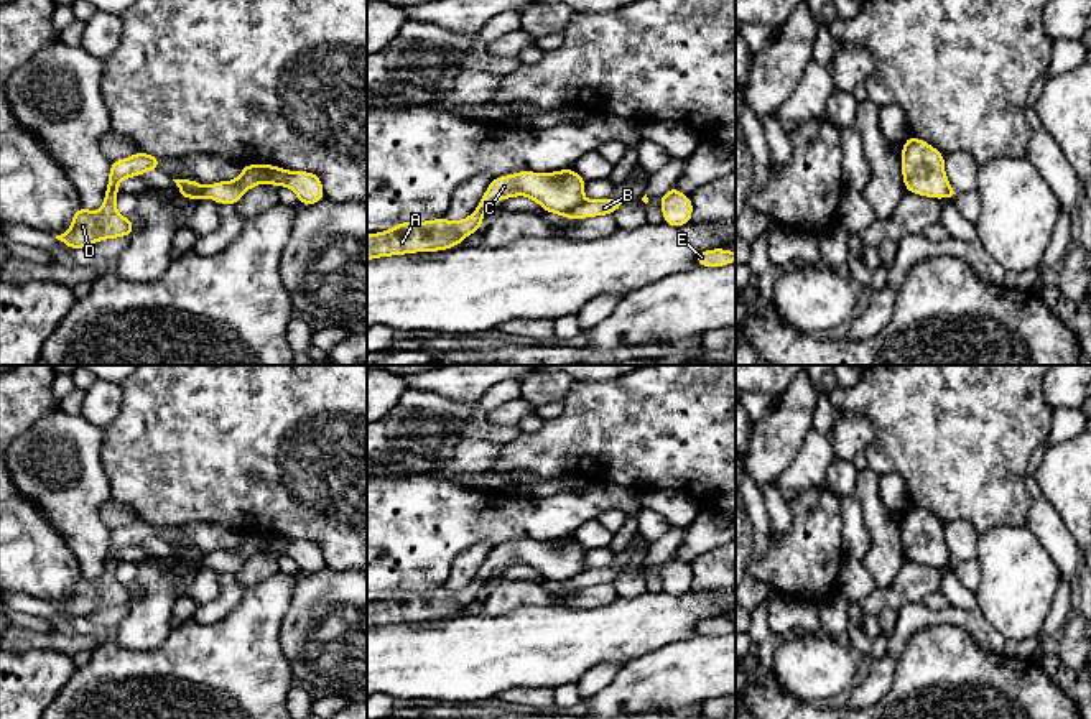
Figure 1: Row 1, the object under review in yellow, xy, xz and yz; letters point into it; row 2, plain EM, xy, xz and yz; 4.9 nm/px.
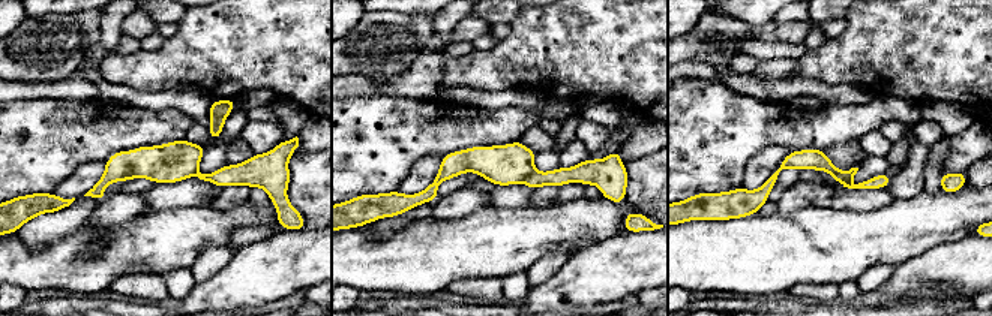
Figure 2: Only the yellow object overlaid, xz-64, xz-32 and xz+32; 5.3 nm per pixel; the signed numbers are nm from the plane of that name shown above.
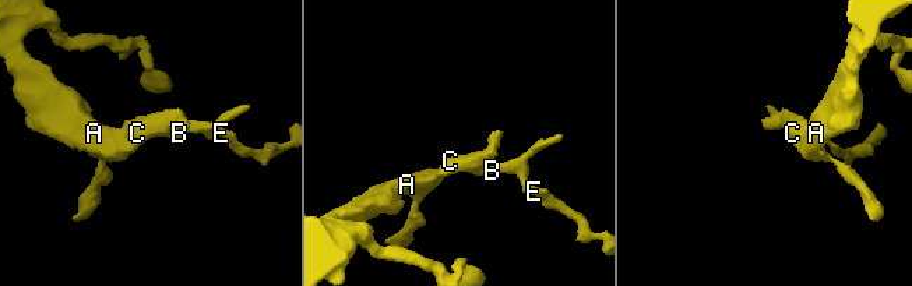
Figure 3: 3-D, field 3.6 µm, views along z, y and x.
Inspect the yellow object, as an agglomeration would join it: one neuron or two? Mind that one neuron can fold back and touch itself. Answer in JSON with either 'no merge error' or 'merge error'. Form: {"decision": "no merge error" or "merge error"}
{"decision": "merge error"}

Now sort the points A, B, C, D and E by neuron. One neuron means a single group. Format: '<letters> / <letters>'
A C D / B E

